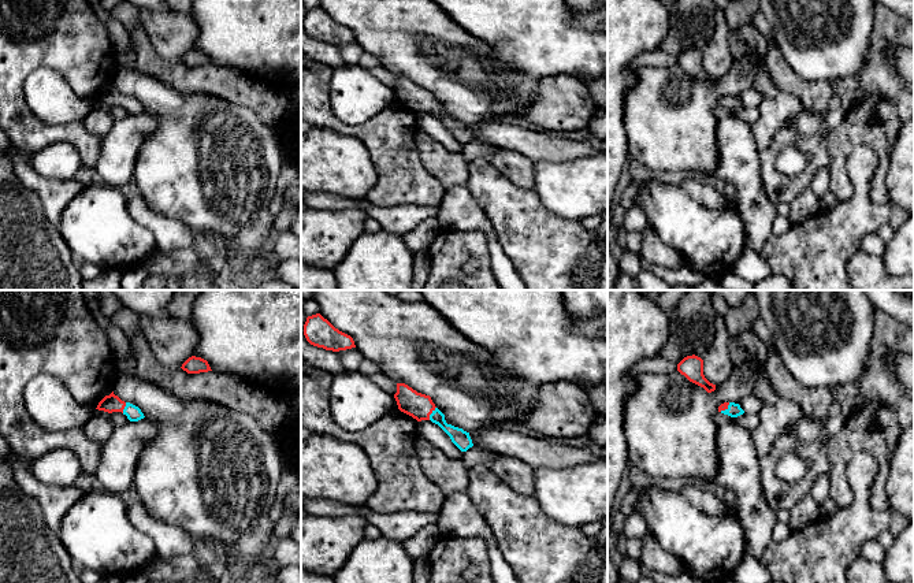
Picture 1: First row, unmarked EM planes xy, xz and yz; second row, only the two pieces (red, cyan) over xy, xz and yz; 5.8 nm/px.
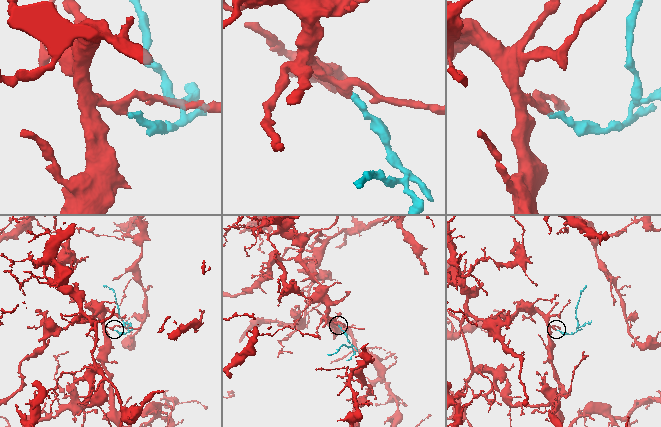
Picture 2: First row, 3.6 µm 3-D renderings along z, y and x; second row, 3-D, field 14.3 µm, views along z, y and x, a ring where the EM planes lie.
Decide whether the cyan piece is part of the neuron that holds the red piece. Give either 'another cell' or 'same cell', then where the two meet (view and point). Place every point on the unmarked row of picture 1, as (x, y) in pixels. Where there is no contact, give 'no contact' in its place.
same cell; contact xz (431, 106)

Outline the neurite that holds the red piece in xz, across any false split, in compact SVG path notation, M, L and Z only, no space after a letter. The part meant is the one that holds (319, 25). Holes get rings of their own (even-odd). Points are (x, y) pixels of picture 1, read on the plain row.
M320 7L306 11L304 29L311 38L326 44L339 45L356 41L350 29L335 22Z

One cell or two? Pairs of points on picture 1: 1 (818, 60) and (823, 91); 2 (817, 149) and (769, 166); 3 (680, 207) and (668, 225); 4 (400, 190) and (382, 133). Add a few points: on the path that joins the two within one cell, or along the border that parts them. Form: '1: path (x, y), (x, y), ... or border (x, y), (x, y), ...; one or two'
1: border (791, 69), (805, 80), (825, 80), (831, 84); two
2: path (802, 144), (795, 138), (784, 138), (772, 151); one
3: path (676, 211), (672, 221); one
4: path (400, 177), (400, 167), (393, 147); one

